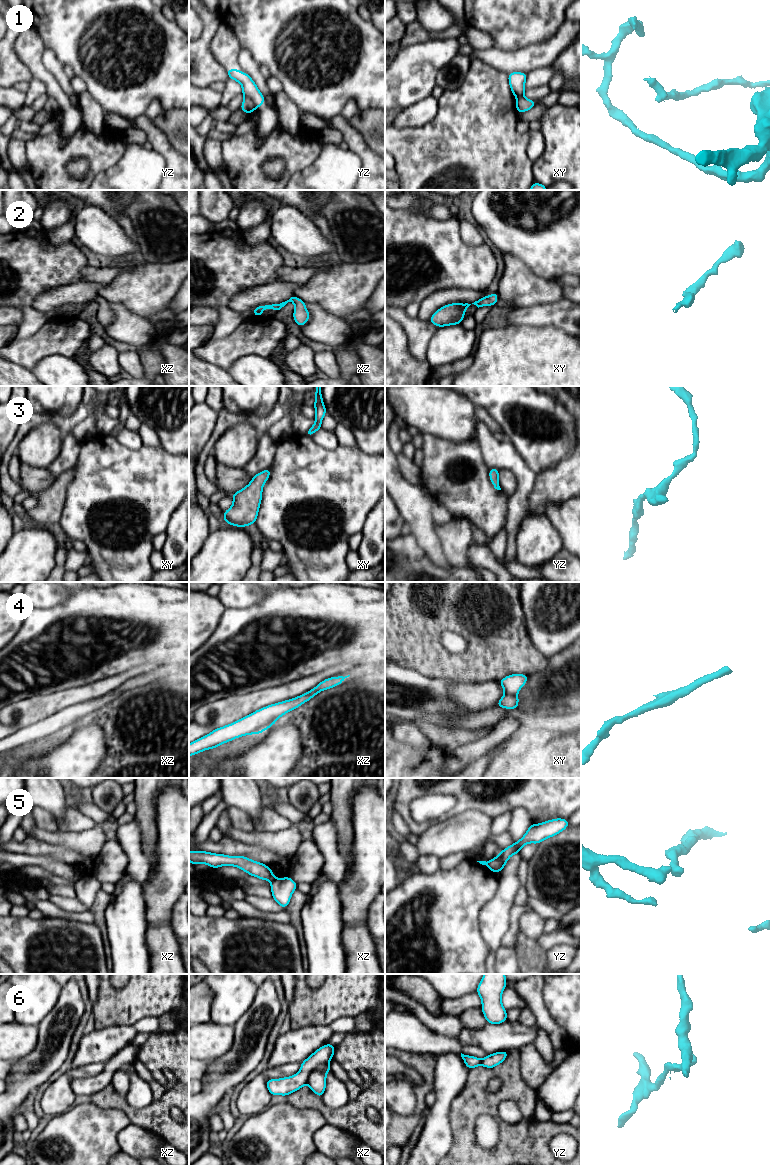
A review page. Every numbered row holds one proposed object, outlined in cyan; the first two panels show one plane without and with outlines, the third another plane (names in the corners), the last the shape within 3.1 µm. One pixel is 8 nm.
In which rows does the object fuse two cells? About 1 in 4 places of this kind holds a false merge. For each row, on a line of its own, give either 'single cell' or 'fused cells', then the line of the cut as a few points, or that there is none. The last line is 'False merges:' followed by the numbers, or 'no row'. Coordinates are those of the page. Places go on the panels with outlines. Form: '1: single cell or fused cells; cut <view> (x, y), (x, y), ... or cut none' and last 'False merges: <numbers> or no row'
1: fused cells; cut yz (244, 96), (247, 96), (252, 101), (255, 108)
2: single cell; cut none
3: single cell; cut none
4: fused cells; cut xz (317, 692), (304, 694)
5: fused cells; cut xz (274, 878), (271, 881)
6: fused cells; cut xz (328, 1061), (316, 1067), (311, 1072), (306, 1083)
False merges: 1, 4, 5, 6

